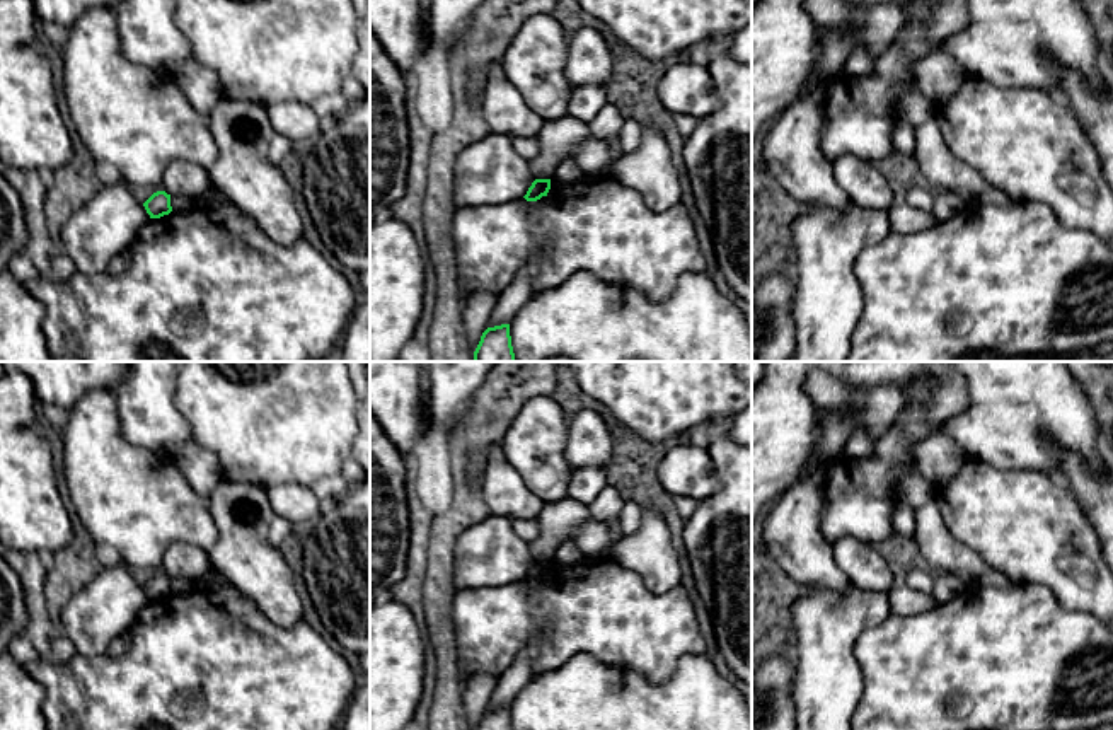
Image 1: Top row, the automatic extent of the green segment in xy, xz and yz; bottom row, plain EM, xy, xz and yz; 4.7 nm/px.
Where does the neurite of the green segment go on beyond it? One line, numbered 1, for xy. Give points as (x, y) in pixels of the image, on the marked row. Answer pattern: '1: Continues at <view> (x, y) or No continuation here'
1: No continuation here

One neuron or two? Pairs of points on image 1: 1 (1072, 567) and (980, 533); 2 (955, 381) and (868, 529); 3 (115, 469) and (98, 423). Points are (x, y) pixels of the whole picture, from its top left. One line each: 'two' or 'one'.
1: one
2: one
3: one

